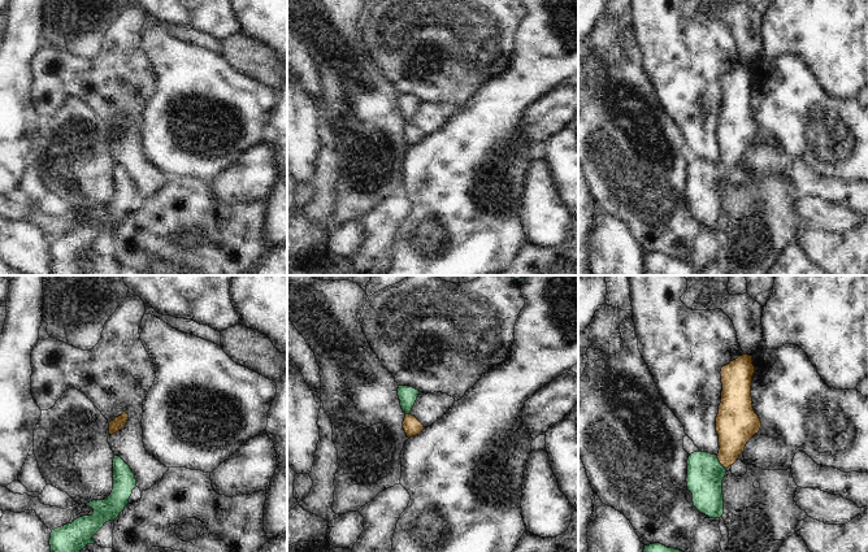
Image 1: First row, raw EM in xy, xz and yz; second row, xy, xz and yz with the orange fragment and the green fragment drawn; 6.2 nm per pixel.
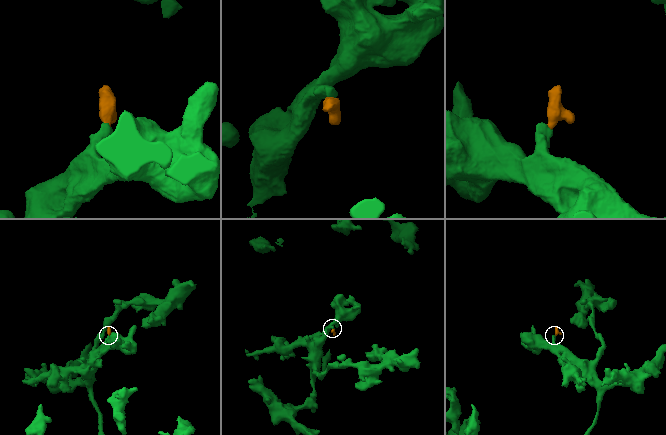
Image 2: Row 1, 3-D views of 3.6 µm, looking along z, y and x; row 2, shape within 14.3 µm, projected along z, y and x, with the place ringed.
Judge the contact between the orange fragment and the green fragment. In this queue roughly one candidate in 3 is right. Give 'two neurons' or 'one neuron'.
one neuron

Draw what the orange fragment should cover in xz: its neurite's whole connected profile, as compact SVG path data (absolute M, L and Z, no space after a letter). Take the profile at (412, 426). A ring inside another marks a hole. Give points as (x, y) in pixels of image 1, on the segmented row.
M399 386L398 388L400 407L405 413L403 429L408 438L418 435L425 429L424 425L415 416L411 414L411 410L417 400L418 394L420 391L413 387Z

